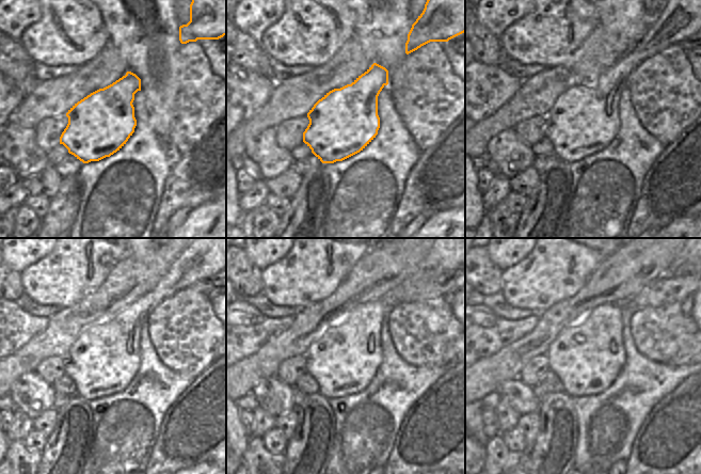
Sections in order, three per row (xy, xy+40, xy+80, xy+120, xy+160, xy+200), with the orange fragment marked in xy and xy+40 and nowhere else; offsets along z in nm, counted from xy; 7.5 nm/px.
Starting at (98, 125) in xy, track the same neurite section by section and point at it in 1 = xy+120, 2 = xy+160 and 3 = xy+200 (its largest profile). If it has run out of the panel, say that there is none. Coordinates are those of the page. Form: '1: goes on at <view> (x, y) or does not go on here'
1: goes on at xy+120 (106, 357)
2: goes on at xy+160 (344, 359)
3: goes on at xy+200 (587, 357)

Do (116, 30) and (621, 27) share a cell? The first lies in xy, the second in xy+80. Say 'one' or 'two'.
one

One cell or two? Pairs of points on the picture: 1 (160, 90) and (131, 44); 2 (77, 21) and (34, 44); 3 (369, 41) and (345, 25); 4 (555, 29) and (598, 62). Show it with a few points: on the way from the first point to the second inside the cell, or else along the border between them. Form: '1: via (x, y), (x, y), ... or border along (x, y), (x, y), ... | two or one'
1: via (160, 78), (159, 72), (143, 56) | one
2: via (66, 32), (58, 38), (45, 41) | one
3: border along (351, 11), (355, 15), (353, 34) | two
4: border along (594, 28), (560, 64) | two

